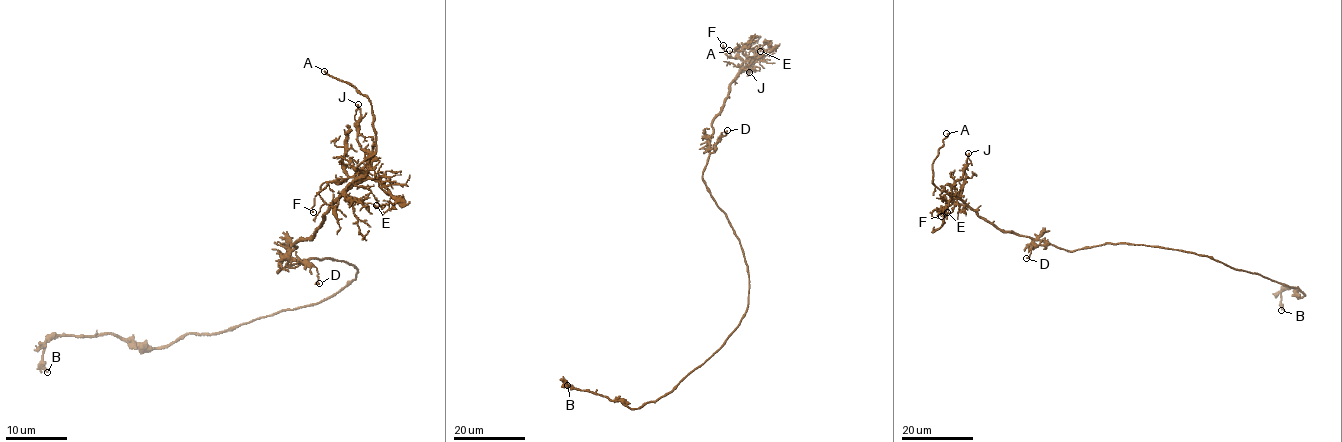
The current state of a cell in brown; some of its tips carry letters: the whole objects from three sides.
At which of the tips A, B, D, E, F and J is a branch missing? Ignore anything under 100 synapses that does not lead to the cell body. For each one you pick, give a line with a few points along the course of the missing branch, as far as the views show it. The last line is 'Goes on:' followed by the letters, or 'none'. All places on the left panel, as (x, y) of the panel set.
Goes on: A

